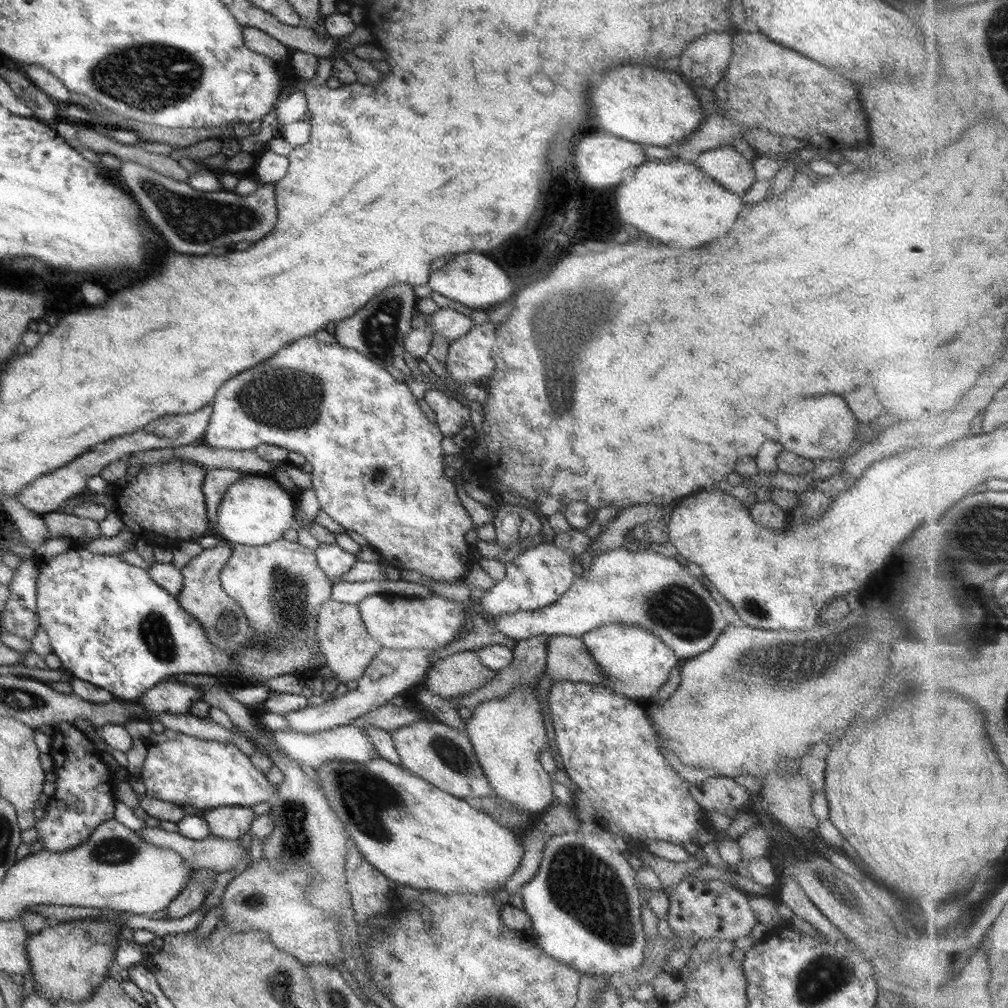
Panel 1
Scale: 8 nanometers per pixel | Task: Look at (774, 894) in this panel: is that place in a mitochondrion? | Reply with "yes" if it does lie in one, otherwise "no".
no

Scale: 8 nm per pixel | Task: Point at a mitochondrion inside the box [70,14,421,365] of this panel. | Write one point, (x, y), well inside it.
(135, 75)

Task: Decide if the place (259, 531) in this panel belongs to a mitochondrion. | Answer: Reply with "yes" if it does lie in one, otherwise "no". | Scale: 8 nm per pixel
no

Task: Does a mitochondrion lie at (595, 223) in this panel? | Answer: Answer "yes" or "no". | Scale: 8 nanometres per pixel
no

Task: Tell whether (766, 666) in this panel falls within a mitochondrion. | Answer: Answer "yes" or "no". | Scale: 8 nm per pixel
yes

